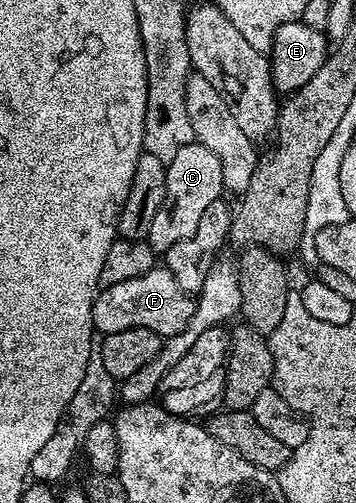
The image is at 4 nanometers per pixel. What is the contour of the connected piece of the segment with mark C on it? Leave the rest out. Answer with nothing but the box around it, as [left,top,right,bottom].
[148,142,225,254]

